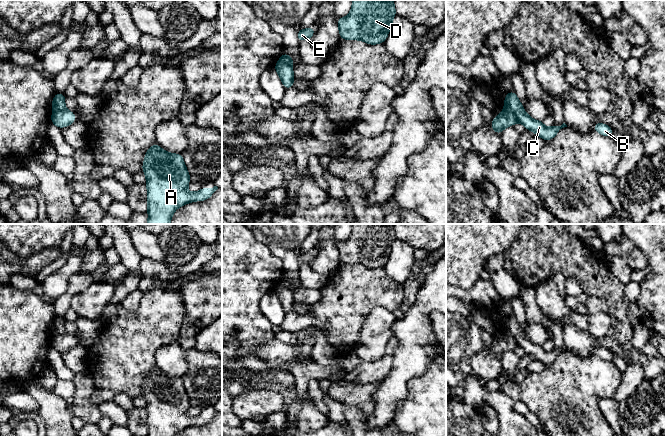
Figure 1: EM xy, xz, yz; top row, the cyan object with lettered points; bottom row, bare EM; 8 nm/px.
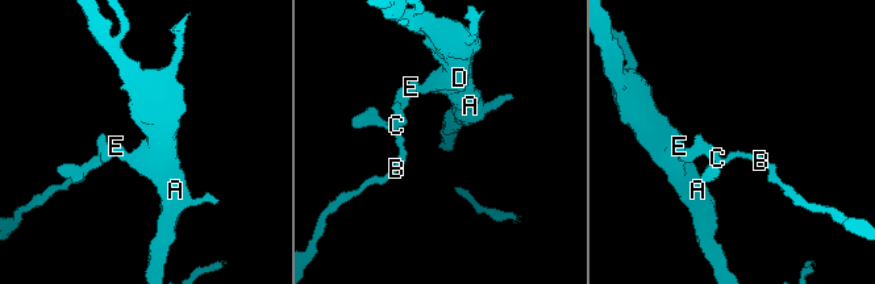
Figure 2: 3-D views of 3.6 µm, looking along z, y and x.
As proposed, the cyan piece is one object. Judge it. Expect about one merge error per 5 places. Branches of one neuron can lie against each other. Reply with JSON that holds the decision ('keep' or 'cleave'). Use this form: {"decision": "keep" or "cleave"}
{"decision": "cleave"}

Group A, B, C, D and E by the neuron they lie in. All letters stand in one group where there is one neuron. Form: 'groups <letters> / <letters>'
groups A D E / B C

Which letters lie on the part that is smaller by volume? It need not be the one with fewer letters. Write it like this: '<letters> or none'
B, C

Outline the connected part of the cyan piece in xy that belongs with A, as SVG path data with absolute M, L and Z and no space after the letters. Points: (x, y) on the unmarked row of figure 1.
M156 366L146 375L141 395L146 399L147 436L175 436L184 428L209 423L218 413L214 410L213 412L202 412L194 417L188 416L186 411L191 403L182 378L166 376Z

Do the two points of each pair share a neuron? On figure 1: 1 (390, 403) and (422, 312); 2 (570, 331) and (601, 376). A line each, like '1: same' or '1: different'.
1: same
2: different

